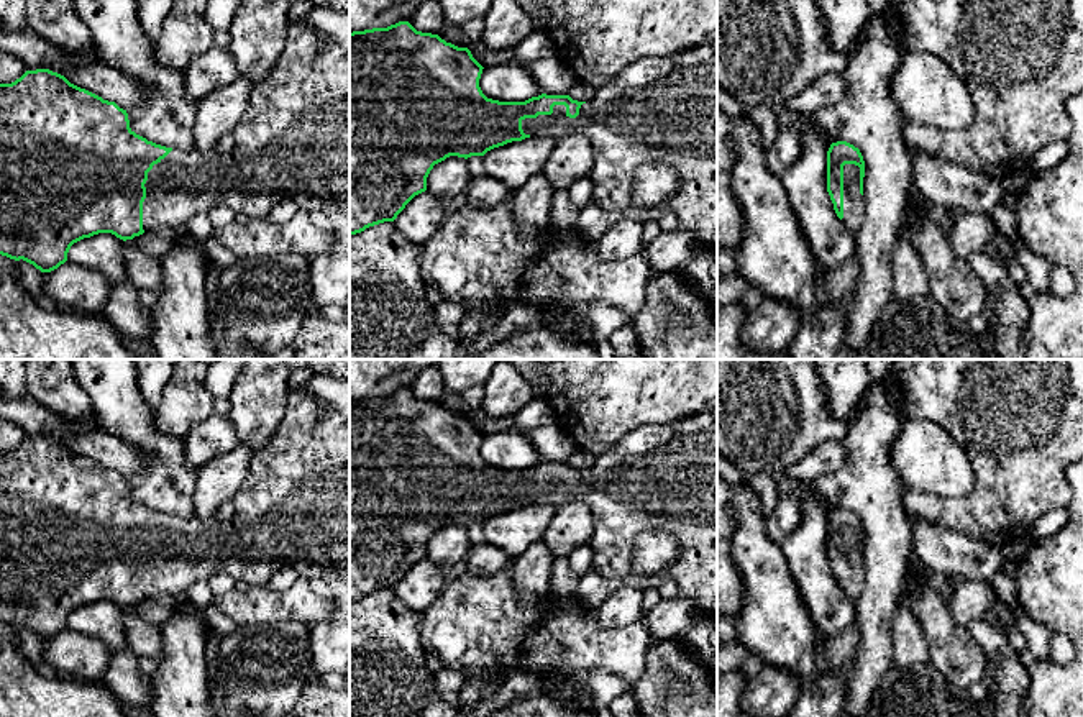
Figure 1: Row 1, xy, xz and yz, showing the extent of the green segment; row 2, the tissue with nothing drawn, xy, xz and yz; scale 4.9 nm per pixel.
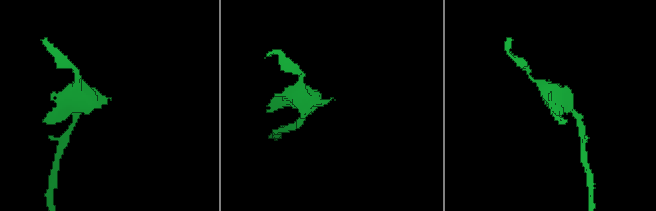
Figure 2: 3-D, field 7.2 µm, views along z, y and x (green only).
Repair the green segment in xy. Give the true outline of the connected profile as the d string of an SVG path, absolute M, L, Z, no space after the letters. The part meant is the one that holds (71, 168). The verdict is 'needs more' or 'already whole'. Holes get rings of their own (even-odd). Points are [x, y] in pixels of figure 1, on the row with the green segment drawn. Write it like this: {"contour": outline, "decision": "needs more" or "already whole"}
{"contour": "M290 21L286 49L274 67L259 84L253 85L248 108L240 123L231 131L235 146L225 154L202 156L195 149L182 153L148 141L130 128L126 110L115 102L71 84L64 75L49 69L26 71L11 84L0 84L0 254L15 261L26 261L41 272L51 272L67 261L71 246L84 238L98 233L112 233L126 241L144 231L158 228L184 230L187 221L197 213L207 213L217 205L228 205L231 210L243 212L249 218L267 218L271 210L284 199L290 199L297 210L307 213L320 210L331 221L331 231L336 235L336 246L325 254L312 256L310 282L312 302L322 305L345 305L350 300L350 56L330 36L312 26L308 21Z", "decision": "needs more"}

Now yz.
{"contour": "M847 141L832 143L827 151L827 192L837 217L853 235L865 218L863 177L860 149Z", "decision": "needs more"}

